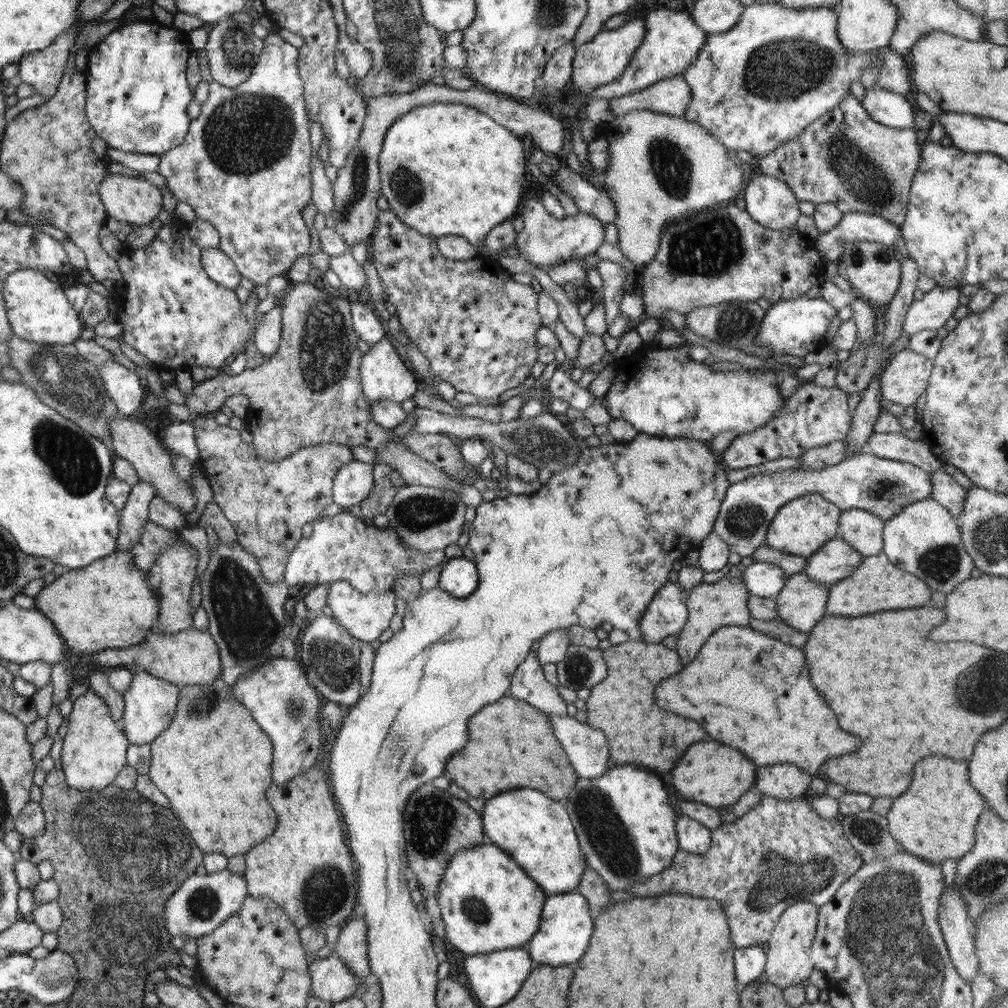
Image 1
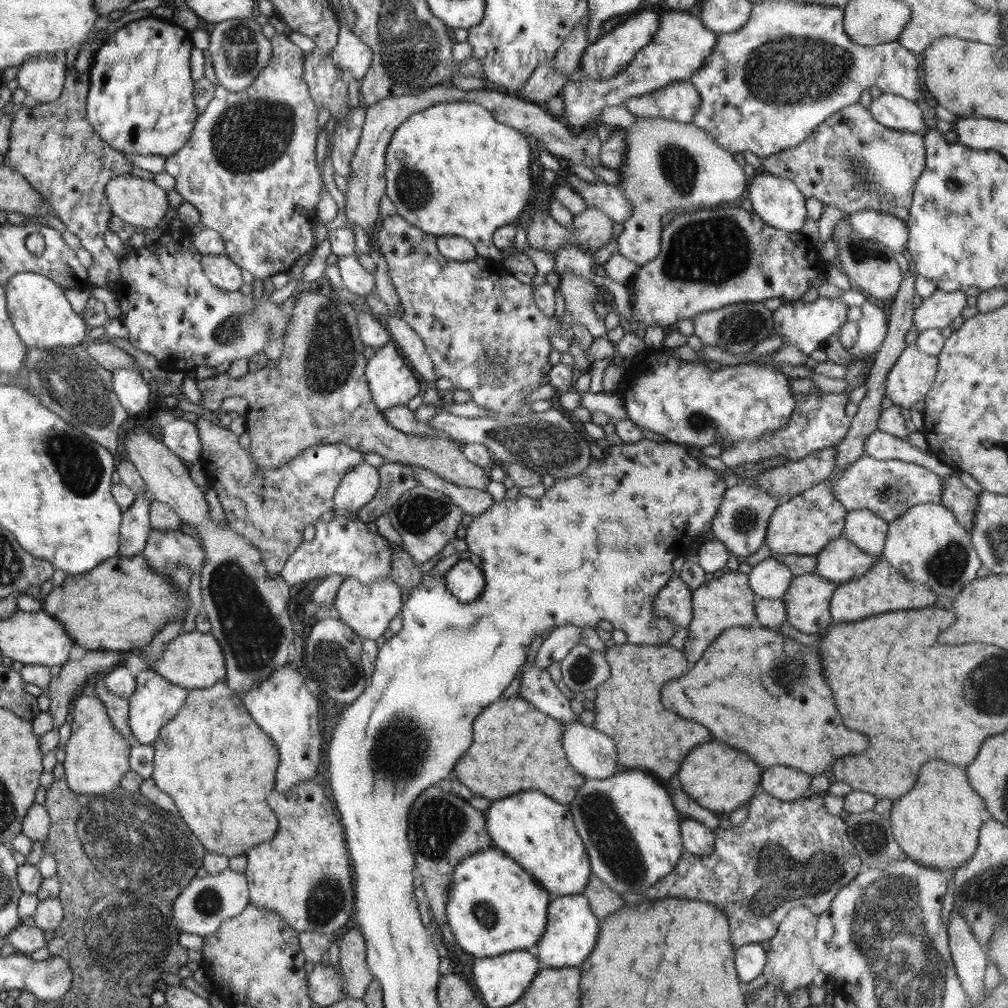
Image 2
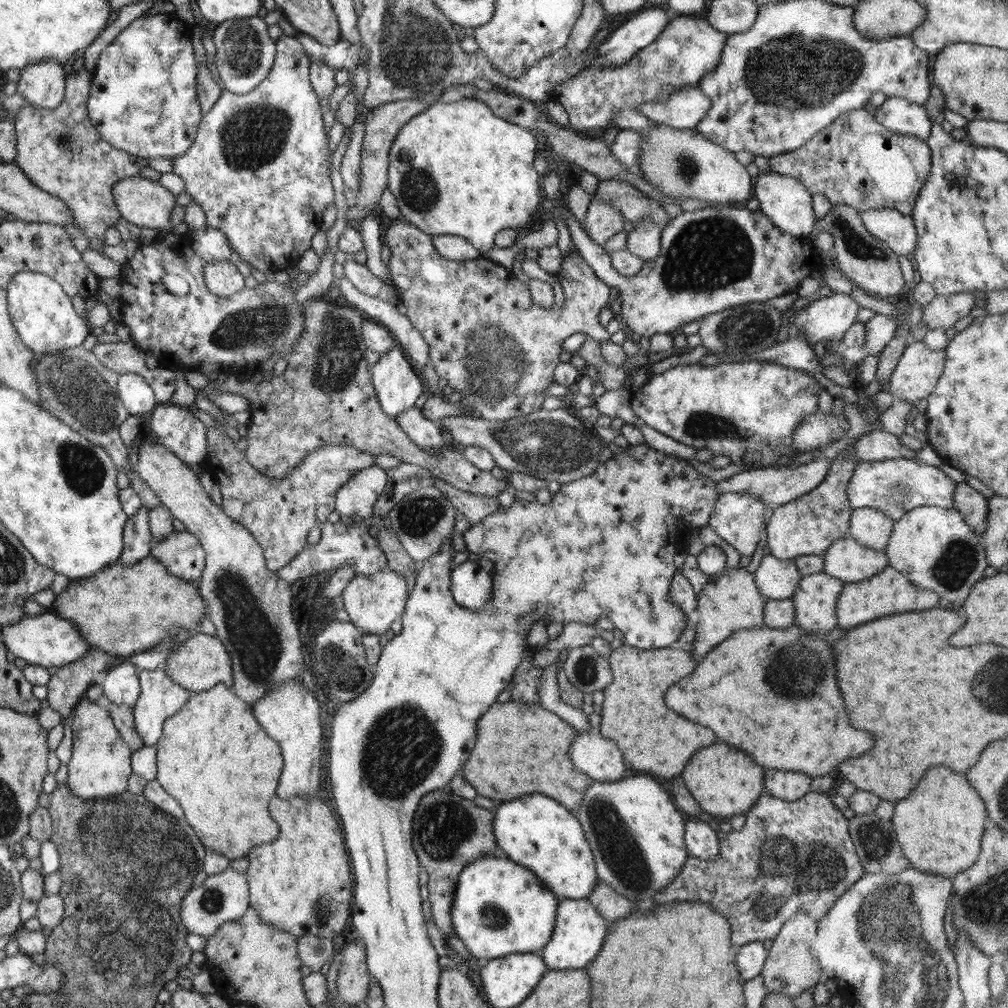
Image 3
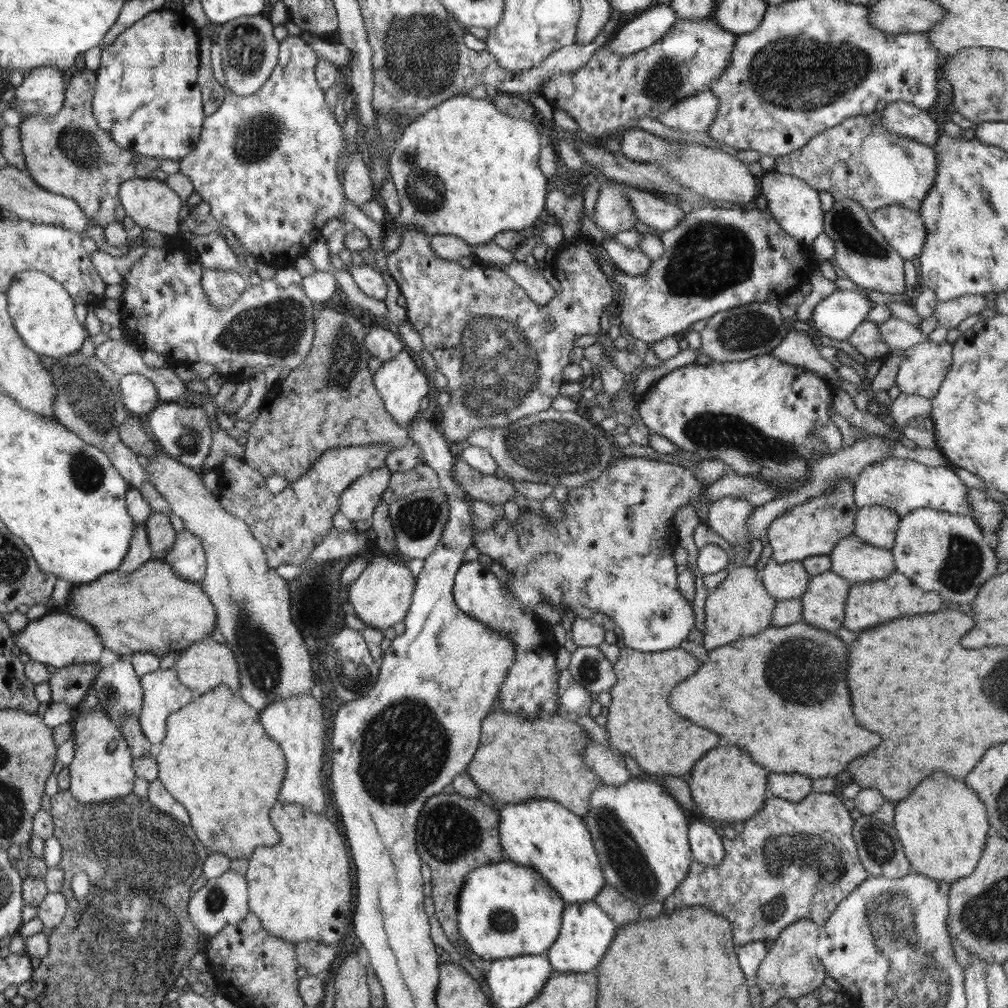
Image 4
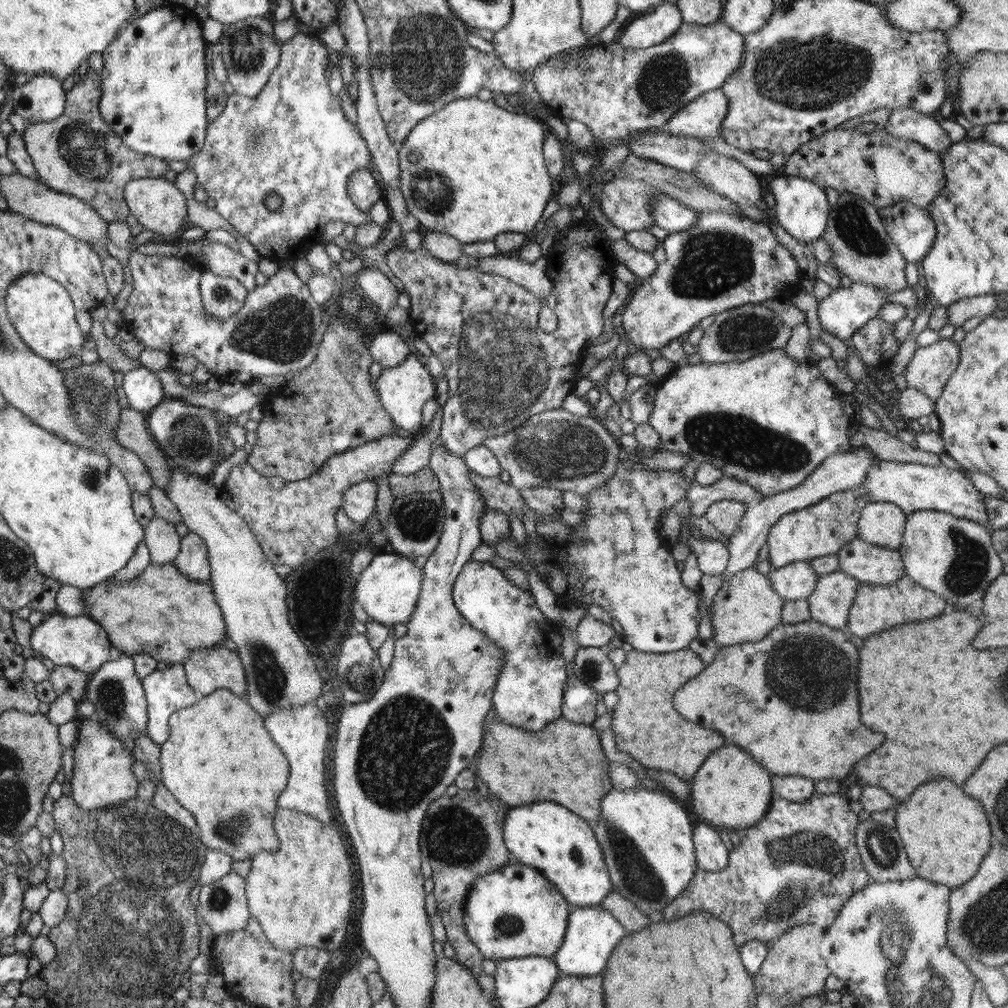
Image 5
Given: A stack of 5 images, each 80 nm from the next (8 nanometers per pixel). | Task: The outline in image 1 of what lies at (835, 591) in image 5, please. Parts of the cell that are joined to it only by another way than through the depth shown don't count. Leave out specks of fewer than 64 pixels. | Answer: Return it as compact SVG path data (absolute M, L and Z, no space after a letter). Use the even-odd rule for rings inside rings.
M804 572L787 575L784 588L775 597L777 618L780 618L782 622L792 626L800 633L809 633L812 627L828 614L826 610L828 588L828 585L814 582Z

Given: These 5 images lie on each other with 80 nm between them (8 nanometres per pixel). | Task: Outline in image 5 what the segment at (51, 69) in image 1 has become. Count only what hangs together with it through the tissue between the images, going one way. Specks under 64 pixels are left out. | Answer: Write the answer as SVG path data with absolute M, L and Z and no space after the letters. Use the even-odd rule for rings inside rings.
M48 74L29 77L11 93L13 112L29 124L54 120L65 109L62 81Z

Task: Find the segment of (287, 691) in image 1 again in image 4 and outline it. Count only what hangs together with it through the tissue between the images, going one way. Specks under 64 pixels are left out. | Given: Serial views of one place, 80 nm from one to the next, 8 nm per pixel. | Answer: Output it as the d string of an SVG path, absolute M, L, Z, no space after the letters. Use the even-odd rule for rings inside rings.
M312 695L292 696L290 700L270 704L259 715L266 735L280 746L287 762L286 776L282 781L278 801L282 804L298 804L318 816L326 816L326 794L322 776L326 726L320 703Z

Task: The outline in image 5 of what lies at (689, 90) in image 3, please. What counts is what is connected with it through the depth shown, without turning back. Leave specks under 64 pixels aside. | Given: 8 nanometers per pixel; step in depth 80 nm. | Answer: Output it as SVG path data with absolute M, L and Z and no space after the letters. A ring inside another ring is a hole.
M720 89L703 92L667 121L672 135L701 139L721 138L721 124L728 112L728 98Z

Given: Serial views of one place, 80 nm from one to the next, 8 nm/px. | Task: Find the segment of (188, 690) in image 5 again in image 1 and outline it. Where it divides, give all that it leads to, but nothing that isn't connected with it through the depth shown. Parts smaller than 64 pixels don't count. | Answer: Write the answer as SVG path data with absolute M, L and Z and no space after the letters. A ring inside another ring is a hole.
M144 672L133 674L132 684L123 696L124 730L122 731L129 743L134 745L150 746L151 743L168 728L173 716L176 715L176 706L180 700L180 686L176 686L163 679L158 679Z

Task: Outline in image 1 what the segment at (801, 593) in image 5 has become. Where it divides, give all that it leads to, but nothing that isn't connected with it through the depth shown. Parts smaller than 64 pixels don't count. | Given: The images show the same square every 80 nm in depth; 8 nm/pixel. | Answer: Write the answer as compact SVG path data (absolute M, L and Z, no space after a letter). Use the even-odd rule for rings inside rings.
M758 561L747 566L742 579L750 594L772 598L784 588L787 575L776 564Z

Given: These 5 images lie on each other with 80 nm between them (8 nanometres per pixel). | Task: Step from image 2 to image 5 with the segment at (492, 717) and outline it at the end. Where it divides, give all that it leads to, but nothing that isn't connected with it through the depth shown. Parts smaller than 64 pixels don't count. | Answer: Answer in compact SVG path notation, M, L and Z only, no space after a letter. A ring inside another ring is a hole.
M561 716L548 722L548 726L542 732L528 732L522 728L512 728L504 722L492 722L488 724L483 740L475 775L488 786L490 793L496 794L508 806L552 800L556 804L562 804L580 818L588 820L591 826L600 818L600 802L606 793L614 788L607 773L609 761L601 747L600 732L592 725L575 724Z

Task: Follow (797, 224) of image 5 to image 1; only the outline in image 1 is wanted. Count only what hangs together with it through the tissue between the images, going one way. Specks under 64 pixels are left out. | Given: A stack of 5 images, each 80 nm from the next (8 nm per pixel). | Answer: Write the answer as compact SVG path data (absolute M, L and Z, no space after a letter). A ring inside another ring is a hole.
M755 173L743 188L741 197L746 203L746 213L760 225L774 230L797 228L798 218L802 215L798 207L800 201L783 180Z

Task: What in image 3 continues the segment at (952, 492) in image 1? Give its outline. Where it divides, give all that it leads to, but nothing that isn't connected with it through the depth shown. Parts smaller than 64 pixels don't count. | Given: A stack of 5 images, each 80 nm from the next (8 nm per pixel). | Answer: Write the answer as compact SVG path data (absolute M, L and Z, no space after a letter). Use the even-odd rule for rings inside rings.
M957 482L955 484L953 508L959 512L962 520L966 524L970 525L970 528L978 535L983 535L985 528L987 527L988 516L988 498L984 497L981 493L978 493L974 488L970 487L967 482Z

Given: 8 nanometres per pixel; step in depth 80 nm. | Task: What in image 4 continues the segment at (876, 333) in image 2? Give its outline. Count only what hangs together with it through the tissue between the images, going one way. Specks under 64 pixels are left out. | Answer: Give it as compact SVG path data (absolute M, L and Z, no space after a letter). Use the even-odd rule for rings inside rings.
M893 317L877 326L880 327L880 331L882 331L880 332L882 341L884 341L892 351L905 350L919 342L928 341L930 337L930 335L923 335L914 325Z

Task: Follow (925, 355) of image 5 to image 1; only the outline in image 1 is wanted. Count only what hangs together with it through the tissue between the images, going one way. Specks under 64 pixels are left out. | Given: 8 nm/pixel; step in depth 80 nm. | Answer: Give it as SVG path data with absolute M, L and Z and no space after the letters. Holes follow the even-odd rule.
M907 348L894 354L880 379L881 395L903 407L915 406L927 389L933 360Z

